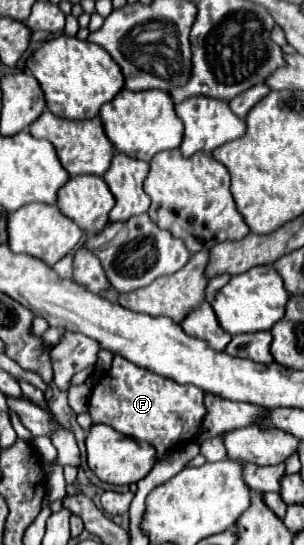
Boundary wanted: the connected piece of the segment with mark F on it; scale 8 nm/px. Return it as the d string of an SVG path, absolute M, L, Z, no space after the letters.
M116 354L108 374L92 388L88 410L94 422L106 424L102 418L108 418L108 426L120 434L152 444L156 448L156 460L160 460L160 456L180 446L186 438L198 438L200 420L204 420L204 390L196 386L184 388Z

